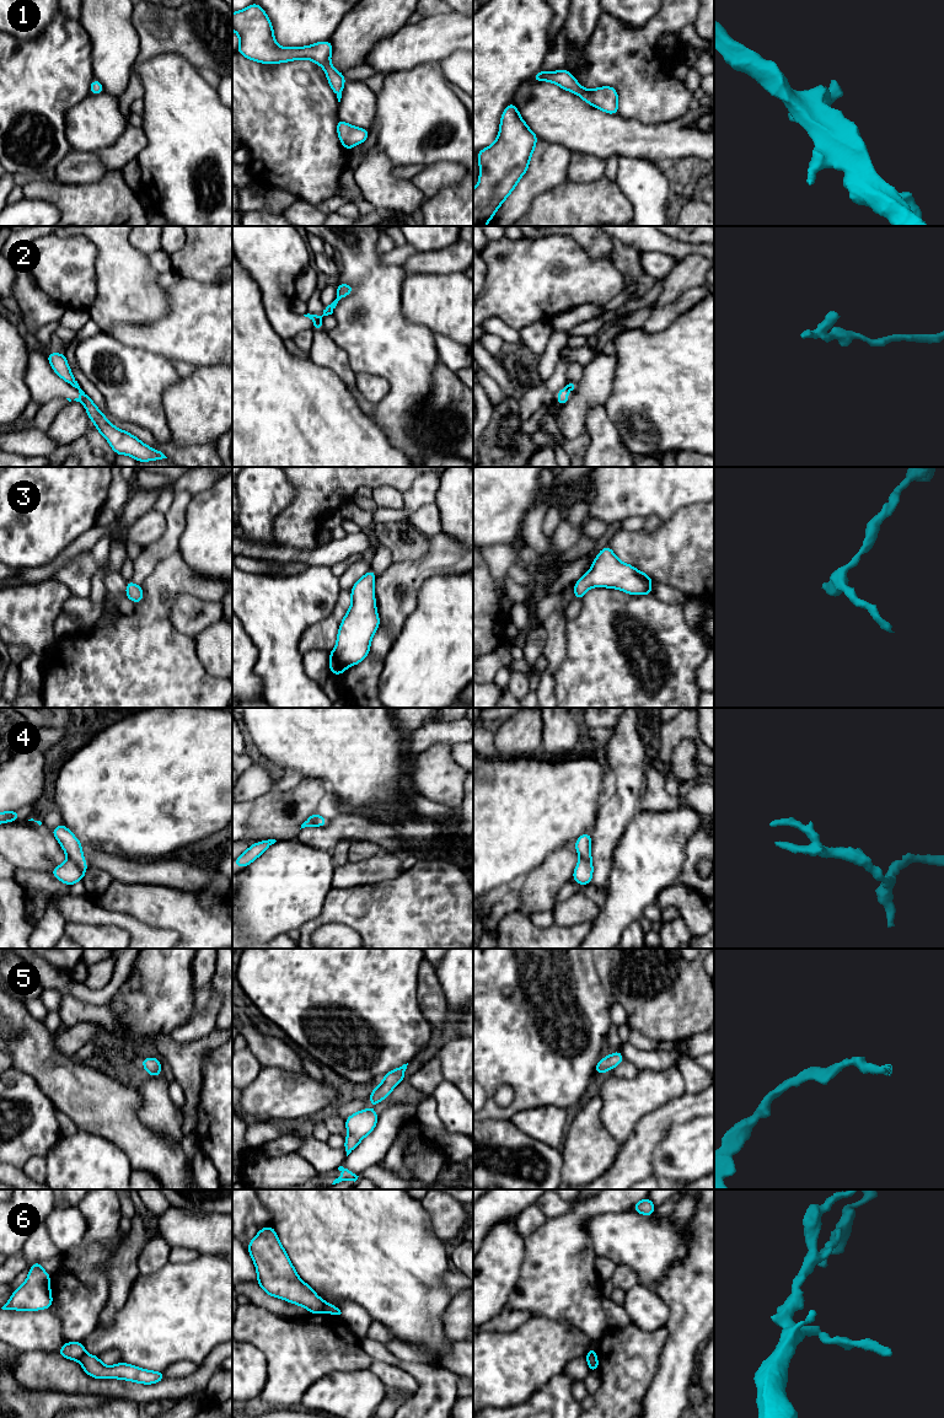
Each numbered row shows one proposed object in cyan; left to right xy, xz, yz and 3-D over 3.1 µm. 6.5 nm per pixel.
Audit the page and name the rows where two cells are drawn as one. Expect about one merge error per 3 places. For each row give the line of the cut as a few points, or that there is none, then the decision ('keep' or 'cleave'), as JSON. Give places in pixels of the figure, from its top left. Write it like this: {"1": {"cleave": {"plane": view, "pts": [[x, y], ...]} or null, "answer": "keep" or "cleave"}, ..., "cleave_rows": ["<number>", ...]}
{"1": {"cleave": null, "answer": "keep"}, "2": {"cleave": {"plane": "xy", "pts": [[86, 395], [84, 403]]}, "answer": "cleave"}, "3": {"cleave": null, "answer": "keep"}, "4": {"cleave": {"plane": "xy", "pts": [[69, 858], [84, 873]]}, "answer": "cleave"}, "5": {"cleave": null, "answer": "keep"}, "6": {"cleave": {"plane": "xz", "pts": [[326, 1303], [322, 1311]]}, "answer": "cleave"}, "cleave_rows": ["2", "4", "6"]}

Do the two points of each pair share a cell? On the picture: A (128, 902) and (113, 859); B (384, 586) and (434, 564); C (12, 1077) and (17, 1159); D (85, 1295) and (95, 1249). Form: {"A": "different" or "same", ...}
{"A": "different", "B": "same", "C": "same", "D": "same"}

